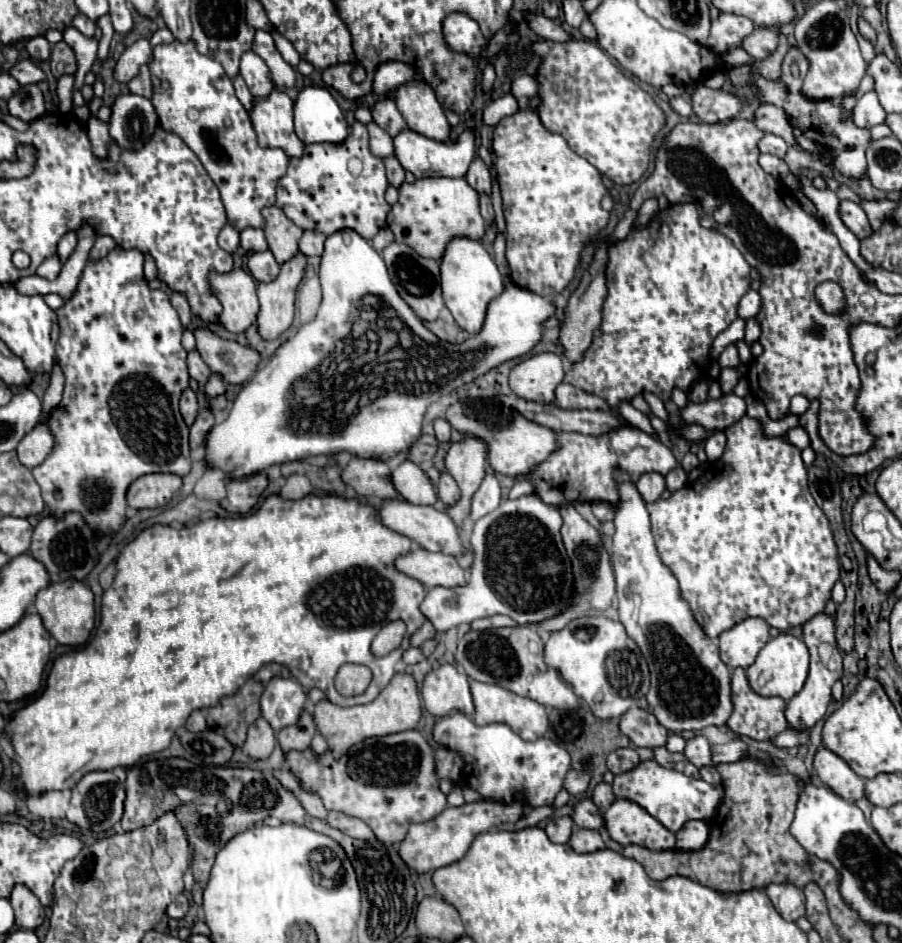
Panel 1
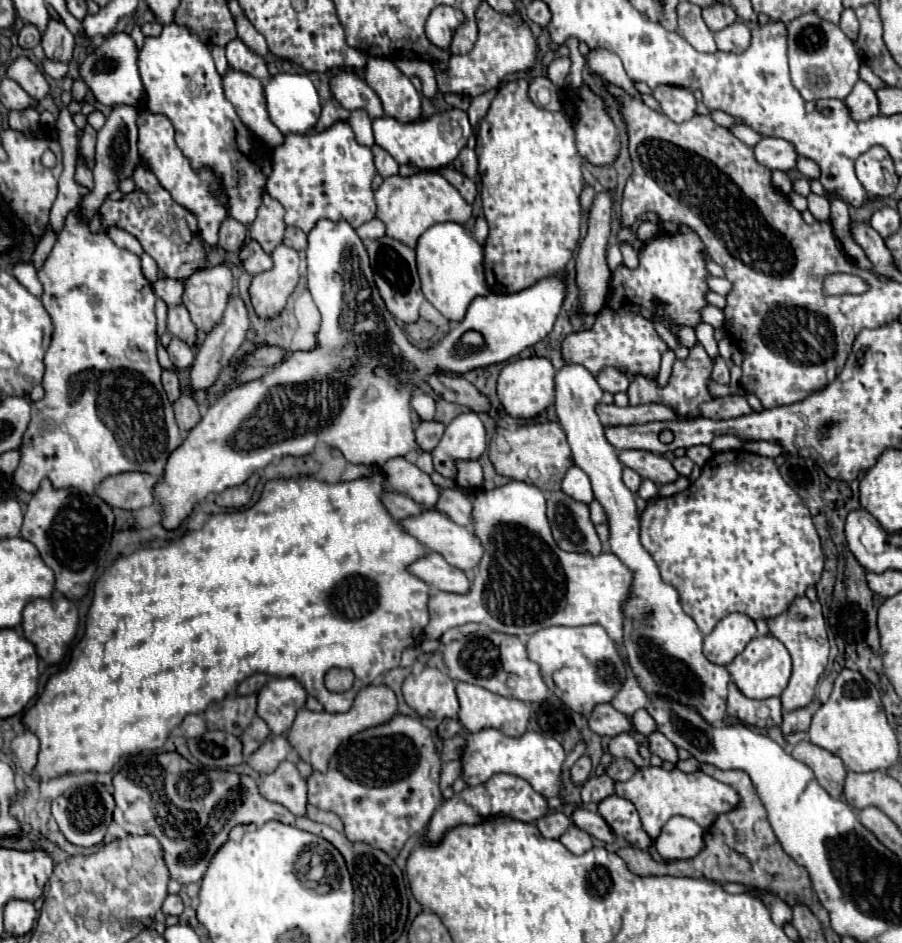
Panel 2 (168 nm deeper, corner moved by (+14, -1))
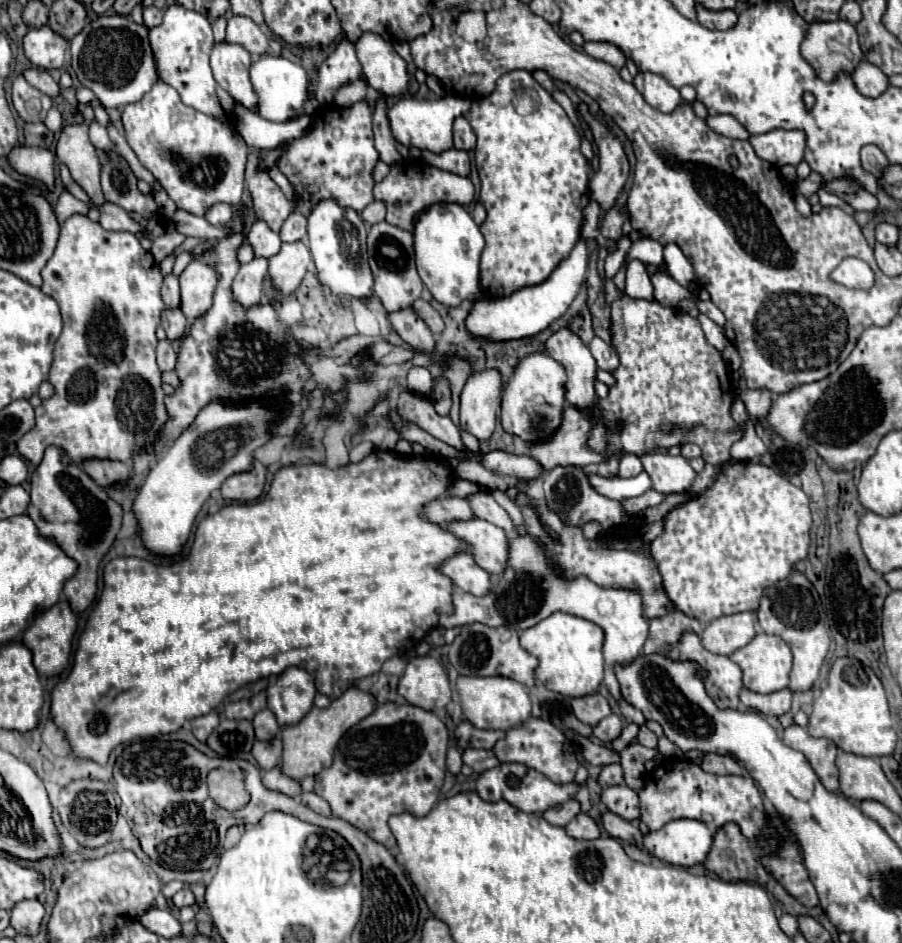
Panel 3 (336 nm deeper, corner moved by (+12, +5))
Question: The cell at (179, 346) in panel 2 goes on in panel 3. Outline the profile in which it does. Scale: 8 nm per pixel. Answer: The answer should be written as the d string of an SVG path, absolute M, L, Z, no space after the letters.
M166 308L162 312L162 328L168 334L168 340L180 340L186 332L186 316L180 308Z

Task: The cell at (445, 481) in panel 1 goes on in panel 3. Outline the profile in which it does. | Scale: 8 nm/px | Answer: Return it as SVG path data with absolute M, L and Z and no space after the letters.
M482 490L474 496L468 496L468 502L476 514L476 518L482 518L486 522L492 522L494 526L500 526L506 530L508 536L514 536L514 524L512 518L508 516L508 512L492 498L490 492Z

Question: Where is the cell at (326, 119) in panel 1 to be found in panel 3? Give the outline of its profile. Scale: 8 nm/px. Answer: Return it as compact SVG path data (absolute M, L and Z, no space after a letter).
M262 54L256 60L252 60L252 64L250 64L250 82L252 82L254 92L258 96L256 112L266 120L286 122L288 118L298 116L302 112L314 114L314 110L318 108L318 102L314 98L310 98L308 92L306 92L306 86L308 86L306 70L300 64L290 62L284 56Z

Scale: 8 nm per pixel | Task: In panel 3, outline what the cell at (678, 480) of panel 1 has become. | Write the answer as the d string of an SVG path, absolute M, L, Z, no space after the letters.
M640 472L634 478L618 478L618 476L616 478L600 478L598 474L588 474L588 478L590 478L590 484L602 496L608 496L614 500L634 498L634 496L640 496L652 488L650 476L646 472Z

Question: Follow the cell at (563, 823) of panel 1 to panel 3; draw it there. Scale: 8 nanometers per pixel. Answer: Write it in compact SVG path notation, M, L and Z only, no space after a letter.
M570 798L568 802L564 802L564 804L560 804L560 806L548 808L548 810L544 812L544 818L546 818L550 824L554 824L554 826L566 826L578 812L580 812L580 802L574 800L574 798Z

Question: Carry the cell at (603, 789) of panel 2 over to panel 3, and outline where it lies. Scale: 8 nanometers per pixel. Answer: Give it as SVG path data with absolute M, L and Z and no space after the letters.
M610 764L610 766L604 766L600 776L598 776L600 784L604 786L612 786L612 784L624 784L624 772L622 772L622 766L620 764Z

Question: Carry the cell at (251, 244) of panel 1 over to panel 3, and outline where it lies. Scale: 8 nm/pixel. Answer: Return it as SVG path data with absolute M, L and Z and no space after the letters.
M214 204L206 216L204 216L208 222L212 222L214 226L224 226L230 218L232 218L232 206L230 204Z

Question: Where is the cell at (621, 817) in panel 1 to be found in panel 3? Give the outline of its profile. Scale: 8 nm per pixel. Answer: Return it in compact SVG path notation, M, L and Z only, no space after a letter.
M626 784L606 786L604 792L602 792L602 802L610 812L622 816L624 820L640 818L638 794L632 788L628 788Z

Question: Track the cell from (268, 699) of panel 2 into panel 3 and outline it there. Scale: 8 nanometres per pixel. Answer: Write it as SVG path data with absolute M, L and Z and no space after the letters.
M288 668L268 686L268 708L276 714L280 726L298 724L314 706L316 686L312 676L302 668Z

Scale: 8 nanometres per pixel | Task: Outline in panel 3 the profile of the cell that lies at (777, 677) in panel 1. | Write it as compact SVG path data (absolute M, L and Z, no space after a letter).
M756 634L756 638L730 656L744 672L744 686L752 692L770 694L788 686L792 652L780 636Z

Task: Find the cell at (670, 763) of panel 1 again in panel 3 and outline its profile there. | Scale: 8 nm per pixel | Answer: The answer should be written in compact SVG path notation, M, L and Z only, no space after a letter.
M606 716L596 726L592 726L592 734L606 744L616 740L620 732L622 732L622 720L618 716Z

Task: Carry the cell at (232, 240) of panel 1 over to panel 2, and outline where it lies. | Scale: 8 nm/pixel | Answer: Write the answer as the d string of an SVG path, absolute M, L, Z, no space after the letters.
M140 110L140 114L138 114L138 130L140 130L138 150L140 150L140 156L146 160L148 168L156 174L160 184L172 194L172 198L180 206L188 208L190 212L194 212L198 216L198 226L200 226L200 234L202 234L204 242L210 244L210 246L216 246L218 244L220 224L228 216L224 196L222 194L218 198L210 196L210 190L220 188L218 180L208 170L200 170L200 172L192 170L188 158L178 150L178 146L174 142L174 128L172 128L172 124L170 124L170 120L166 116L150 114L146 110Z

